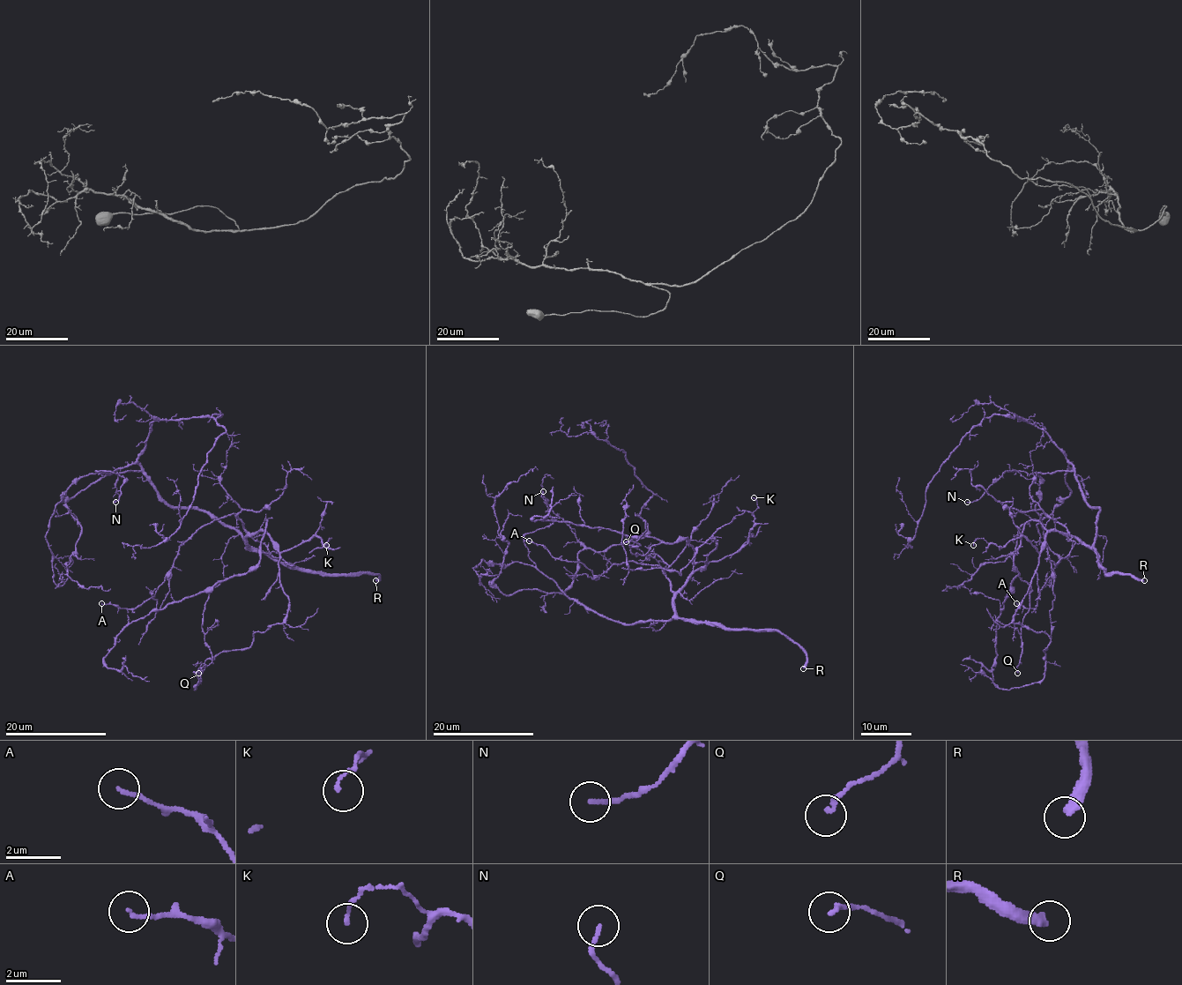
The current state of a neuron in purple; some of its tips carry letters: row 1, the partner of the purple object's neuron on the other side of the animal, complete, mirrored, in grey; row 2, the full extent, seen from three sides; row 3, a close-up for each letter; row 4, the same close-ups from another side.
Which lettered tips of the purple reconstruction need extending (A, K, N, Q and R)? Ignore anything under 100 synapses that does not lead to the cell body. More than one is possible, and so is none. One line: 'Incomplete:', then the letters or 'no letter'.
Incomplete: R

